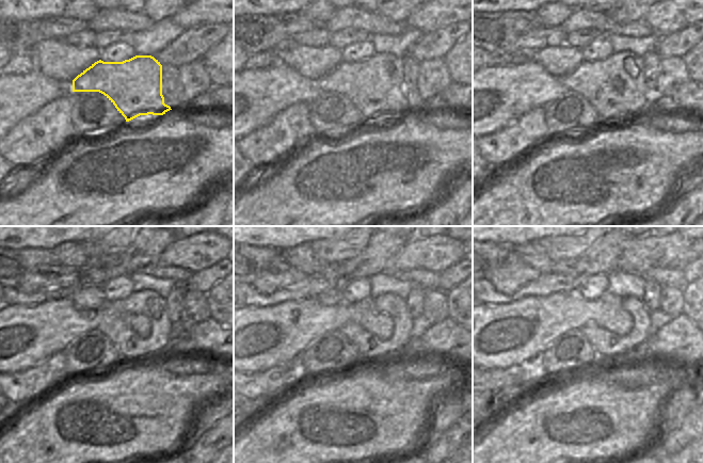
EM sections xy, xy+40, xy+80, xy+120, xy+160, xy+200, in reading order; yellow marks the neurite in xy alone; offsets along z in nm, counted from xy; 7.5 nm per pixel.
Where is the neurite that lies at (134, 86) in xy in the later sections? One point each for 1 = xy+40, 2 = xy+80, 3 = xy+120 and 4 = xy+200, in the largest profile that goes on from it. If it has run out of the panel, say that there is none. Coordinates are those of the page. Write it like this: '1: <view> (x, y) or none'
1: xy+40 (374, 85)
2: xy+80 (614, 86)
3: xy+120 (112, 317)
4: xy+200 (606, 344)

